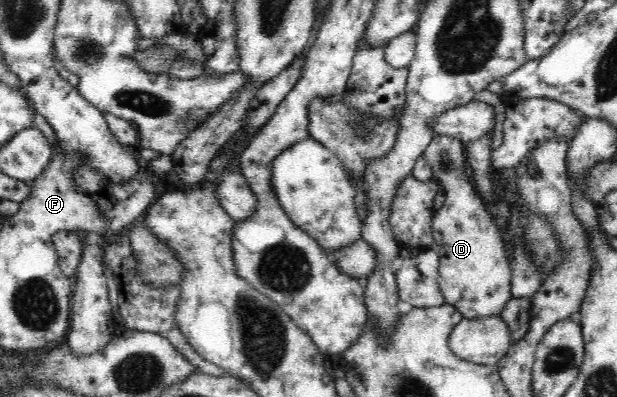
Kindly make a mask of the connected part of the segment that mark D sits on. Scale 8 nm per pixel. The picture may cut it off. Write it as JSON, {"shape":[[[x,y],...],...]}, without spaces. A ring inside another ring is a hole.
{"shape":[[[434,134],[432,142],[423,152],[426,163],[431,167],[433,178],[441,185],[445,193],[443,207],[433,217],[432,233],[439,252],[438,283],[445,297],[445,303],[462,312],[464,318],[472,319],[498,315],[511,300],[511,264],[507,260],[507,251],[501,229],[490,216],[484,201],[470,184],[466,175],[466,145],[460,139]]]}

